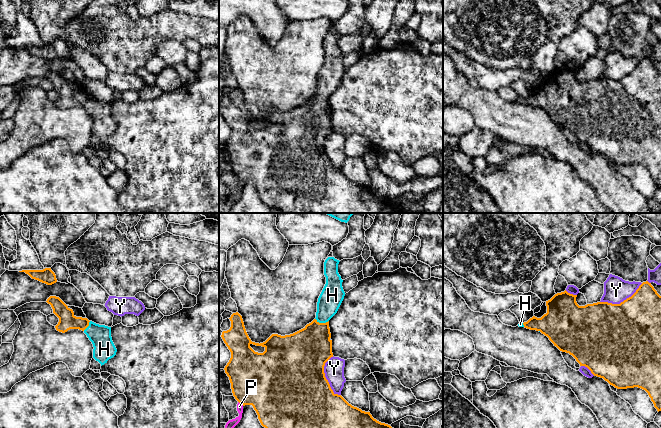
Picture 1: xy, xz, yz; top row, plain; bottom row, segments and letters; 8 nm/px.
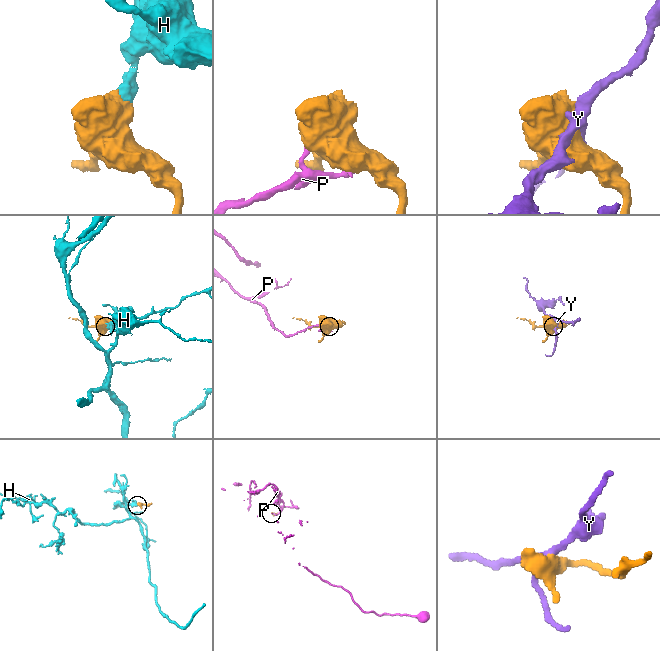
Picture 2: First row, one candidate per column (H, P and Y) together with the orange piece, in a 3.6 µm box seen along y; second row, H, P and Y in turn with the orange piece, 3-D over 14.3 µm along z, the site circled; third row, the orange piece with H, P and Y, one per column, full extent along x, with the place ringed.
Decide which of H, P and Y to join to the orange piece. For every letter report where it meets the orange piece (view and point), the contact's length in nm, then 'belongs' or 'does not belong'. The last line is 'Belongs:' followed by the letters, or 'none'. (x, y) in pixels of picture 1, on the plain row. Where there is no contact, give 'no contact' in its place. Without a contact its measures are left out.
H: xz (322, 99) | 110 nm | belongs
P: xz (241, 179) | 60 nm | does not belong
Y: xz (325, 153) | 320 nm | does not belong
Belongs: H

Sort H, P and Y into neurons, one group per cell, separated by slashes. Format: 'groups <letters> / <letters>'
groups H / P / Y

